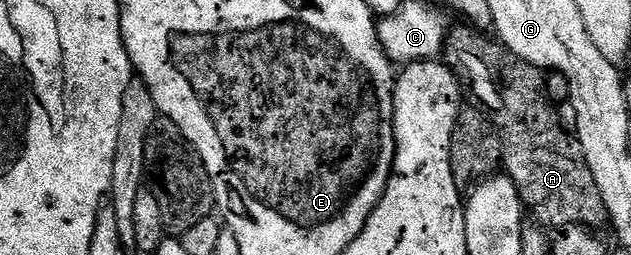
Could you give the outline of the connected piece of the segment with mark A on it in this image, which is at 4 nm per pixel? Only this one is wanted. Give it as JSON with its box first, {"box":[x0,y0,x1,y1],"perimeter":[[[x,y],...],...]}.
{"box":[443,25,607,228],"perimeter":[[[454,25],[443,51],[444,61],[450,70],[457,75],[462,87],[477,97],[476,105],[487,115],[501,141],[501,160],[504,173],[515,184],[521,197],[522,207],[534,214],[536,221],[545,228],[563,226],[584,226],[601,228],[605,226],[607,215],[603,196],[599,196],[599,184],[595,184],[595,176],[591,176],[591,168],[587,168],[587,160],[583,156],[581,146],[572,133],[561,127],[561,118],[557,115],[558,107],[550,102],[545,94],[543,71],[532,66],[527,60],[515,56],[506,46],[491,43],[485,39],[484,33],[478,32],[472,25]]]}

